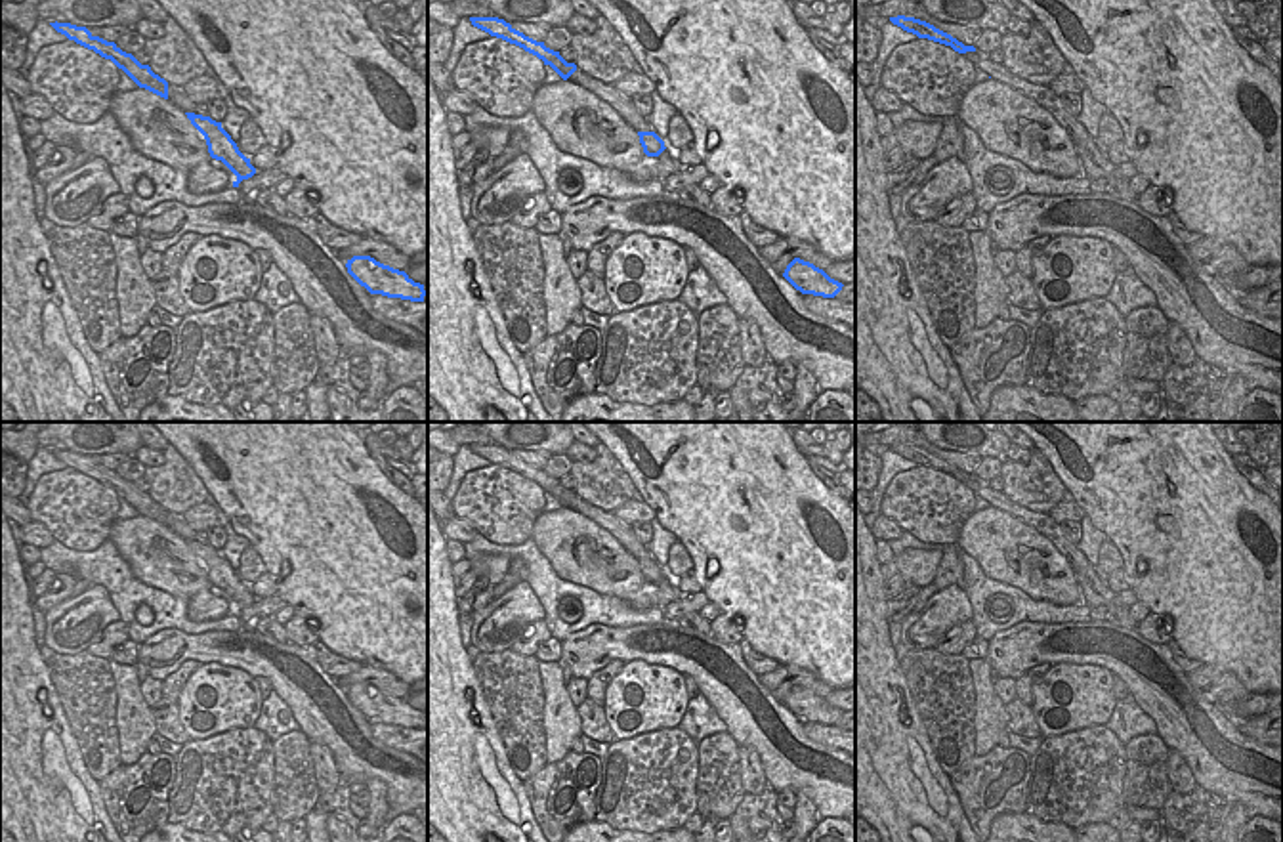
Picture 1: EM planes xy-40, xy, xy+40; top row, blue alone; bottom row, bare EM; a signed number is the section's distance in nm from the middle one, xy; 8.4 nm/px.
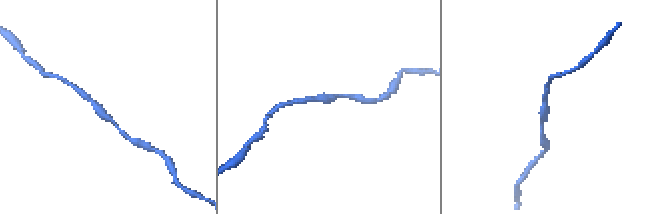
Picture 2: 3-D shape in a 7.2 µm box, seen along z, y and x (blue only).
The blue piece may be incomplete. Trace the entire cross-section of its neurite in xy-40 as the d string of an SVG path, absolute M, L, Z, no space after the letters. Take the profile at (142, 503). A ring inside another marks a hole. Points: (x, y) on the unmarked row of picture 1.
M50 451L57 460L65 462L69 468L94 477L105 487L111 487L118 496L122 496L139 516L145 516L164 527L168 527L168 510L155 502L149 493L141 493L132 481L122 479L115 470L107 470L94 464L86 454L76 454L71 451Z

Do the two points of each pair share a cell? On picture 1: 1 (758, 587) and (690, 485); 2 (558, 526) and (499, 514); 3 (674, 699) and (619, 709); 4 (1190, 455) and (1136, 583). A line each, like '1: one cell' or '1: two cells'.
1: one cell
2: two cells
3: one cell
4: one cell

